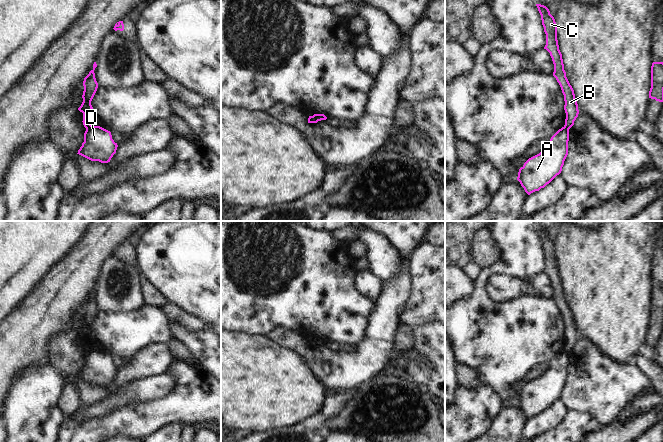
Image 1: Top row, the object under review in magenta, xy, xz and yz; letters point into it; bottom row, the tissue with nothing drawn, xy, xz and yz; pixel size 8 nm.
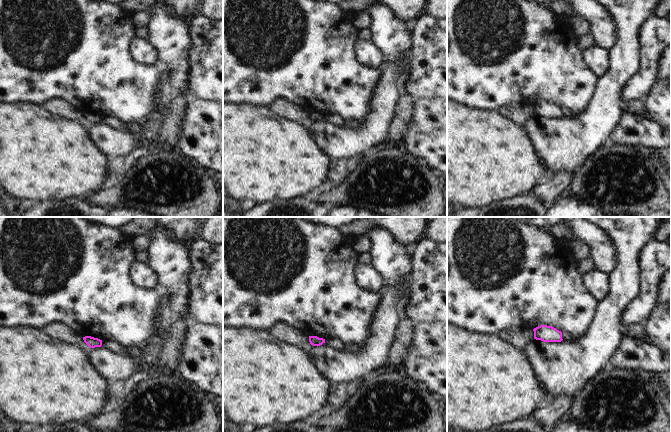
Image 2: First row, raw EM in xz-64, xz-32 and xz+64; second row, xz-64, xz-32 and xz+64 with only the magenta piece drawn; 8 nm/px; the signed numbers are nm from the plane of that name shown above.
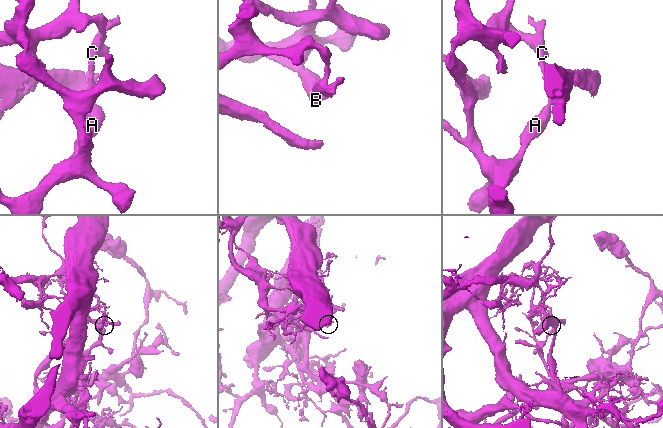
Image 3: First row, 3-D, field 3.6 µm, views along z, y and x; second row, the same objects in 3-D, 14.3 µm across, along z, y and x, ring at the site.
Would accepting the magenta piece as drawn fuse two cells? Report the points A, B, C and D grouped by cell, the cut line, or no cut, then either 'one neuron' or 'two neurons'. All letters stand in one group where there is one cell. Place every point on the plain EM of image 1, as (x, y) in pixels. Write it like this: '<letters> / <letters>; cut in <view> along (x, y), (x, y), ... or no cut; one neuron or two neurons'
A D / B C; cut in xy along (92, 350), (86, 353); two neurons

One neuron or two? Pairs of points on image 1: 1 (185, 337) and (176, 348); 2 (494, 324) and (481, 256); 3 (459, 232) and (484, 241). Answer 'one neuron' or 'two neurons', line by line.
1: two neurons
2: two neurons
3: two neurons

